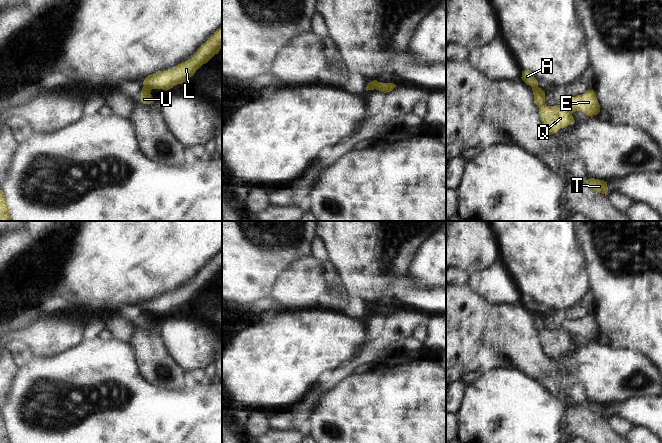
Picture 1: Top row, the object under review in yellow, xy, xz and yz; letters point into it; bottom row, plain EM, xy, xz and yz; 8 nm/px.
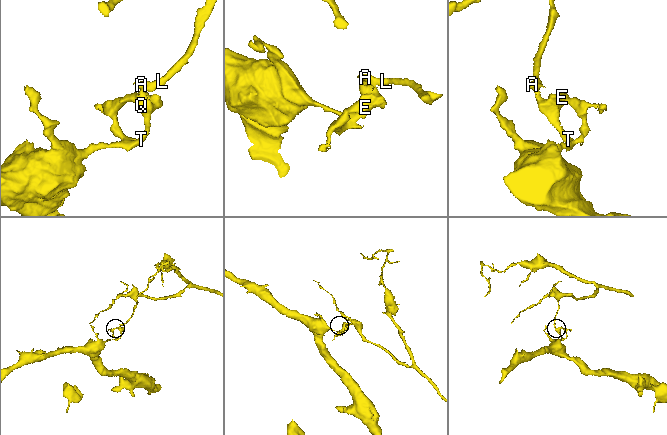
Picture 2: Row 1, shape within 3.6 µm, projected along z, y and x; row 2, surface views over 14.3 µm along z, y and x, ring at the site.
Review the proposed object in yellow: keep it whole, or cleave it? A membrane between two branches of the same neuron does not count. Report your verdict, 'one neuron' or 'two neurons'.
two neurons

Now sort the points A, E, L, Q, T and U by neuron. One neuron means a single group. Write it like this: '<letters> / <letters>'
A L / E Q T U

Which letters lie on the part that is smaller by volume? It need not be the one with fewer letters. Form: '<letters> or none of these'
A, L

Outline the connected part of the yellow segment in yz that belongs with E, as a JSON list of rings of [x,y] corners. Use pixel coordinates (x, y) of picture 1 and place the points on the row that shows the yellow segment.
[[[538,86],[532,88],[532,91],[534,103],[539,108],[542,126],[549,135],[574,123],[573,112],[581,111],[590,117],[600,112],[600,105],[594,90],[588,89],[583,95],[575,97],[565,95],[561,104],[555,106],[545,104],[545,92]]]

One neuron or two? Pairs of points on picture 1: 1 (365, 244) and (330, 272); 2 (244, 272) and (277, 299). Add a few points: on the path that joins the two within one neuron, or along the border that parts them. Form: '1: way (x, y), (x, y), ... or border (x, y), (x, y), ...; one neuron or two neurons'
1: border (330, 260), (337, 269); two neurons
2: border (282, 274), (278, 278), (272, 298), (266, 304); two neurons

